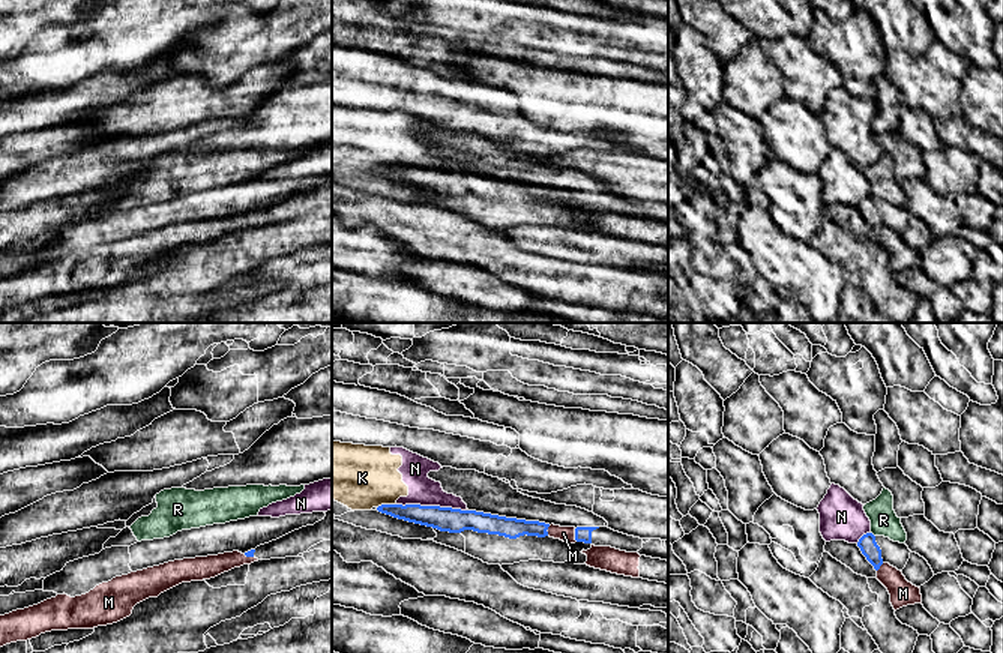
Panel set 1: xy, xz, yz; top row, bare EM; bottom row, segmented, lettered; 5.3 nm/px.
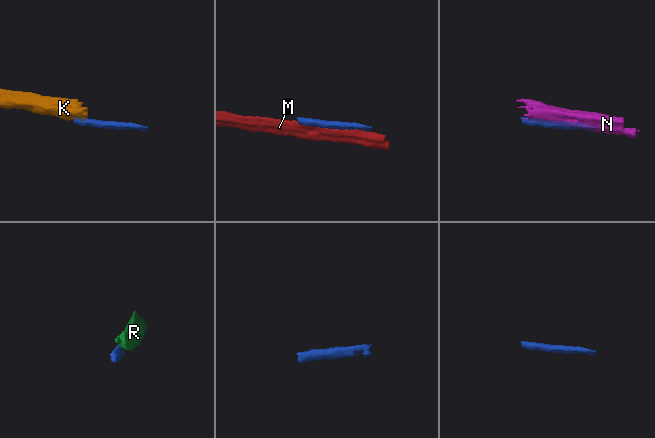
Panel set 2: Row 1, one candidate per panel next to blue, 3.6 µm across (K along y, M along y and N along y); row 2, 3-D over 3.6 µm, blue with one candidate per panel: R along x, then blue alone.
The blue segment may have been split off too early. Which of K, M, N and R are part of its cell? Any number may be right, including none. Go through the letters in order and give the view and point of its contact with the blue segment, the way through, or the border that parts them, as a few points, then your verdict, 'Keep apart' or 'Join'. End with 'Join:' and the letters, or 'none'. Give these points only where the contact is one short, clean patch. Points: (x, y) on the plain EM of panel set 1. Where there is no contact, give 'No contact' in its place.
K: Touches blue at xz (385, 168). Boundary: xz (394, 167), (382, 167), (377, 171). Keep apart
M: Touches blue at xz (575, 198). Keep apart
N: Touches blue at xz (431, 170). Keep apart
R: Touches blue at yz (873, 198). Boundary: yz (871, 195), (874, 200). Keep apart
Join: none

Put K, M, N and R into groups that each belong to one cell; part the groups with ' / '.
K N / M / R

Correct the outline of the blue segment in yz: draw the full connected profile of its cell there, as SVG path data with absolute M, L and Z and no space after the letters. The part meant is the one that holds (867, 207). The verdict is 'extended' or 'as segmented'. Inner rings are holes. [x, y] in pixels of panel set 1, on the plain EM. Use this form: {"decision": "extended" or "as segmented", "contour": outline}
{"decision": "extended", "contour": "M872 197L863 198L857 210L875 234L883 227L889 227L898 234L902 234L911 216L905 207L893 206L884 200L874 200Z"}

